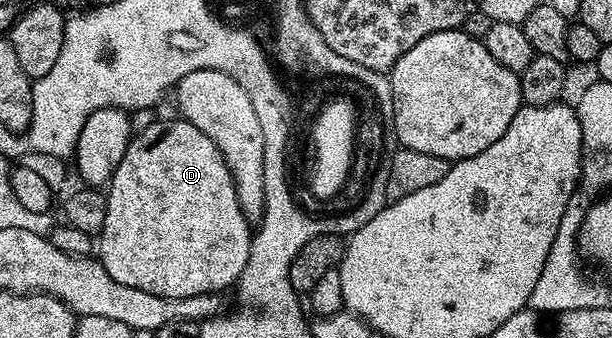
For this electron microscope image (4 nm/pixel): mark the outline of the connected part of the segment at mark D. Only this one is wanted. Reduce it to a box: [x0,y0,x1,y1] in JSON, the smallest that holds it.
[97,116,253,298]

